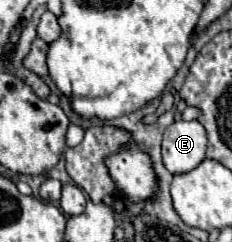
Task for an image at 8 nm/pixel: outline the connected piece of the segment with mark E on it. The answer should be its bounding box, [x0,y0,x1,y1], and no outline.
[162,120,206,174]

